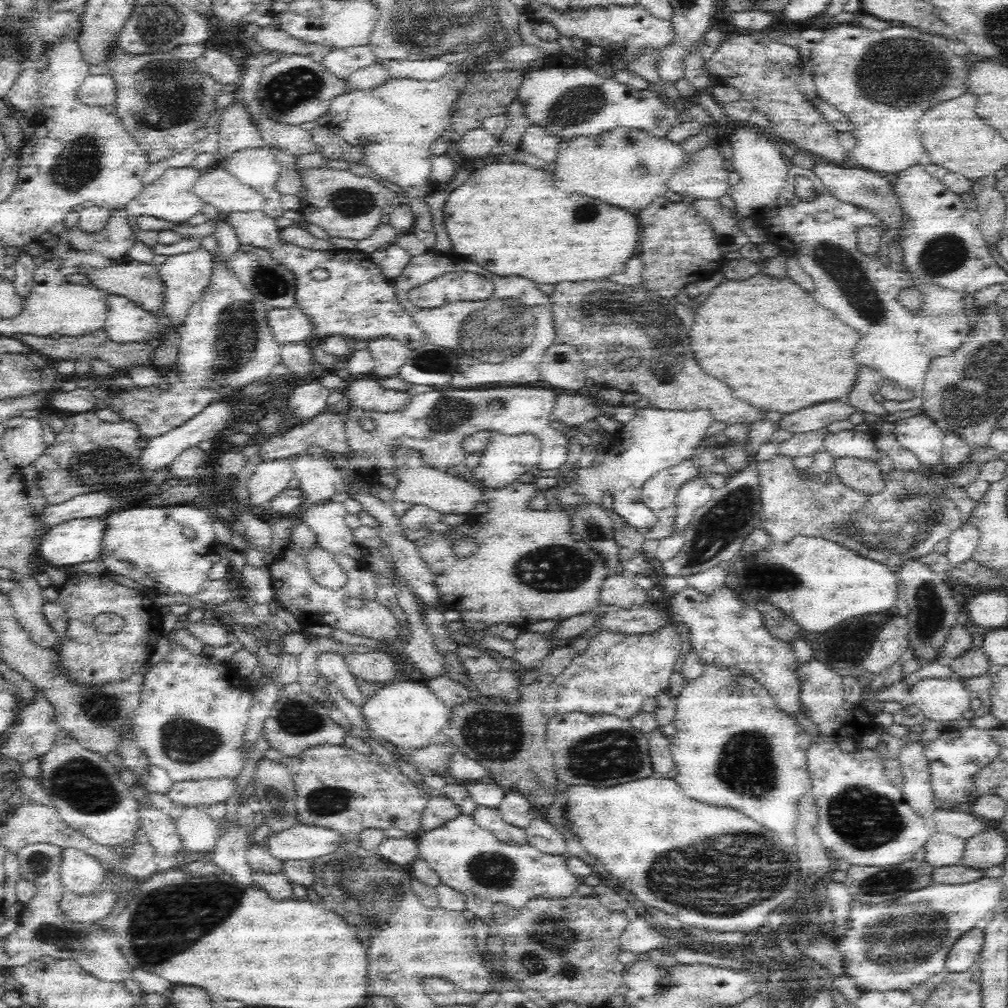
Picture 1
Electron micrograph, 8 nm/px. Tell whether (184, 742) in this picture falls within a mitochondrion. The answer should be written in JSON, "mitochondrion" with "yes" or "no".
{"mitochondrion":"yes"}

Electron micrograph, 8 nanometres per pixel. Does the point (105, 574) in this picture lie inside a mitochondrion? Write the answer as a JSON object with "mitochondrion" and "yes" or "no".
{"mitochondrion":"no"}

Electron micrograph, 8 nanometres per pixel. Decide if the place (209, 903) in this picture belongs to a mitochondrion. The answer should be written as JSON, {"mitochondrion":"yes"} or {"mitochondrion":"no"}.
{"mitochondrion":"yes"}

